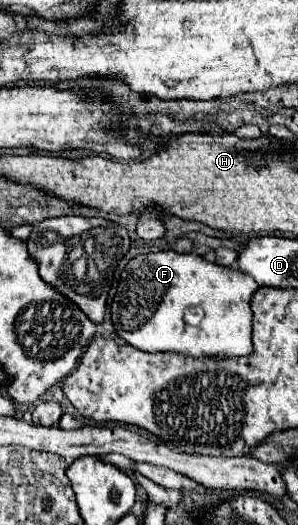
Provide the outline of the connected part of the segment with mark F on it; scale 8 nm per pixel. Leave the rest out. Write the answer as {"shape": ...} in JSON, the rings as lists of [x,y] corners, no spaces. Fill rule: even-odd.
{"shape":[[[159,251],[133,257],[123,269],[117,285],[117,293],[111,303],[111,321],[117,335],[137,347],[141,351],[159,353],[159,351],[175,351],[191,357],[243,357],[253,353],[251,343],[251,297],[259,289],[255,279],[237,269],[221,267],[217,263],[209,263],[193,253],[175,253],[175,251]],[[191,307],[199,307],[203,317],[197,327],[187,325],[185,311]]]}

